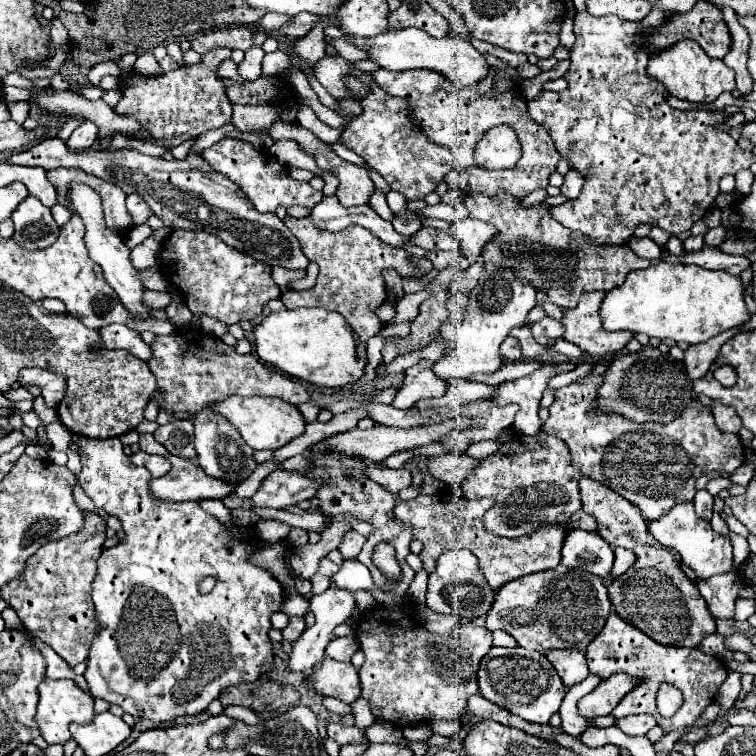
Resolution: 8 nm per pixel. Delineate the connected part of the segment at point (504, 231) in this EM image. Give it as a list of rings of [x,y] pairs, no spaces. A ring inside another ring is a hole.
[[[470,195],[464,199],[464,205],[468,207],[470,217],[498,227],[498,239],[490,243],[482,259],[518,271],[538,291],[546,291],[548,299],[562,309],[576,307],[582,293],[596,289],[610,291],[622,285],[630,271],[646,269],[650,265],[648,259],[638,257],[628,245],[594,247],[594,243],[586,243],[582,235],[550,219],[544,203],[522,207],[522,201],[510,199],[510,195],[496,195],[494,199],[488,195]]]

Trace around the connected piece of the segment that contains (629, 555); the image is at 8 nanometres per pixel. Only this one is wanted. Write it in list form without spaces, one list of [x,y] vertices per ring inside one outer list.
[[[616,547],[614,553],[616,553],[616,561],[614,561],[614,567],[612,567],[612,577],[618,577],[618,575],[626,573],[634,565],[636,555],[632,551],[628,551],[628,549],[622,549],[622,547]]]

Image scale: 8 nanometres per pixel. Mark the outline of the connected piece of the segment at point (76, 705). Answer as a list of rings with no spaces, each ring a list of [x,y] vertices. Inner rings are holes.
[[[44,679],[38,687],[38,713],[36,713],[36,721],[38,721],[38,729],[42,733],[42,737],[52,745],[52,743],[66,743],[70,739],[70,731],[68,725],[70,723],[90,723],[94,719],[94,699],[84,693],[72,679]]]

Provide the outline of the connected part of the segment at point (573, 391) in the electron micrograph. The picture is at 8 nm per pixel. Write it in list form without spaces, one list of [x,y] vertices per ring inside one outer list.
[[[590,375],[580,383],[558,389],[542,431],[560,437],[570,447],[572,465],[584,477],[610,487],[640,507],[646,521],[658,519],[670,511],[674,503],[692,501],[696,495],[694,483],[702,473],[734,473],[744,463],[740,437],[720,431],[712,411],[698,399],[692,399],[674,423],[634,423],[618,413],[604,413],[598,409],[596,399],[602,381],[600,375]]]

